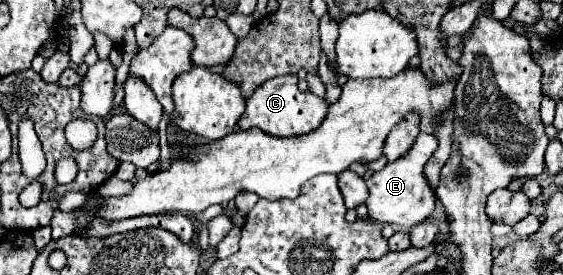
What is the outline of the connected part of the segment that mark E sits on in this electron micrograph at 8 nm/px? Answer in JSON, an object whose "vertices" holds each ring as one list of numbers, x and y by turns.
{"vertices":[[419,133,413,147,399,159,387,163,381,171,373,173,367,179,369,197,365,201,369,219,377,223,389,223,389,225,401,225,401,227,413,227,421,221,425,221,431,211,435,209,435,193,431,191,429,183,425,183,423,167,437,149,437,139,429,133]]}

